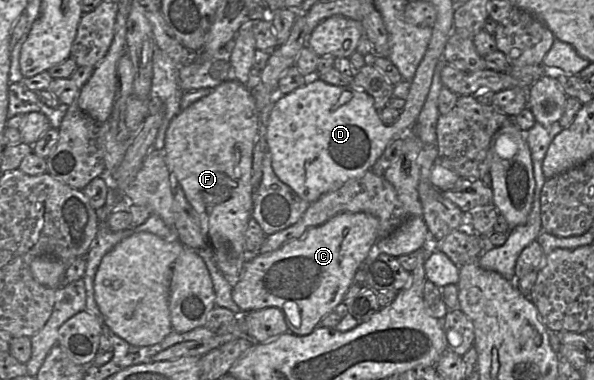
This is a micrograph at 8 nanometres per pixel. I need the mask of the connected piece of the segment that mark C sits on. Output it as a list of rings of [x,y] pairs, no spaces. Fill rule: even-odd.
[[[340,213],[324,224],[310,228],[303,236],[283,244],[269,253],[255,253],[243,265],[238,280],[232,282],[232,297],[243,313],[276,307],[283,311],[288,332],[308,335],[319,326],[322,318],[334,311],[353,282],[357,270],[378,241],[378,219],[368,213]]]

